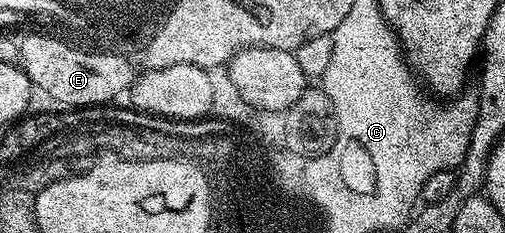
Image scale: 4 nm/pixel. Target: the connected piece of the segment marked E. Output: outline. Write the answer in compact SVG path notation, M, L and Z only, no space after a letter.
M27 38L17 43L19 65L30 83L37 86L49 98L62 102L65 108L88 108L101 106L120 99L121 87L129 80L129 67L120 58L104 58L73 54L46 39Z

